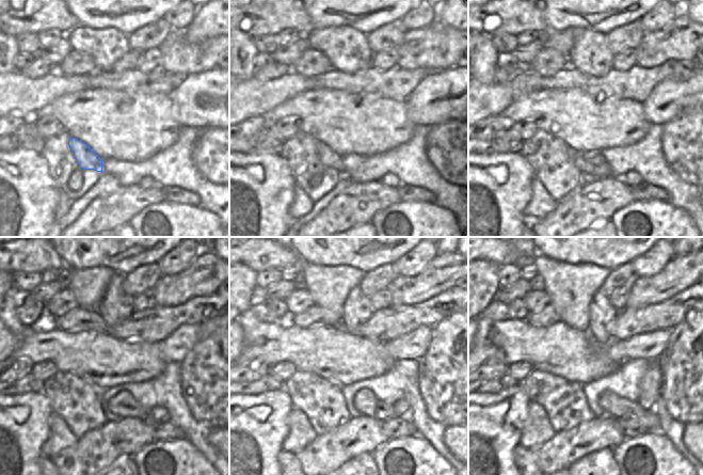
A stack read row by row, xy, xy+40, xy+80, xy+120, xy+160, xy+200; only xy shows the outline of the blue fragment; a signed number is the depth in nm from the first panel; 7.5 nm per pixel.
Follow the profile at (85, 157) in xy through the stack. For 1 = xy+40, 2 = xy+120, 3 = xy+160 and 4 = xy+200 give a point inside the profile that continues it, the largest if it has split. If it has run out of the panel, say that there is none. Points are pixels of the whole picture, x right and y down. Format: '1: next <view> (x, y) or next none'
1: next xy+40 (330, 158)
2: next xy+120 (124, 405)
3: next xy+160 (365, 401)
4: next xy+200 (613, 406)

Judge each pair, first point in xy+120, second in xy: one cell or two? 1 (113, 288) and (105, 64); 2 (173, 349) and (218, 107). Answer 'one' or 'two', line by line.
1: one
2: one

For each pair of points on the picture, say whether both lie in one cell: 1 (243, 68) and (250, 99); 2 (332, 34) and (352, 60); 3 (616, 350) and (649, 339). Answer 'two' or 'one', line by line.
1: two
2: one
3: one

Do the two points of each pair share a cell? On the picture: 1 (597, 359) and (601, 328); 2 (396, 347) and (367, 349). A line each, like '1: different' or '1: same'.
1: different
2: different

